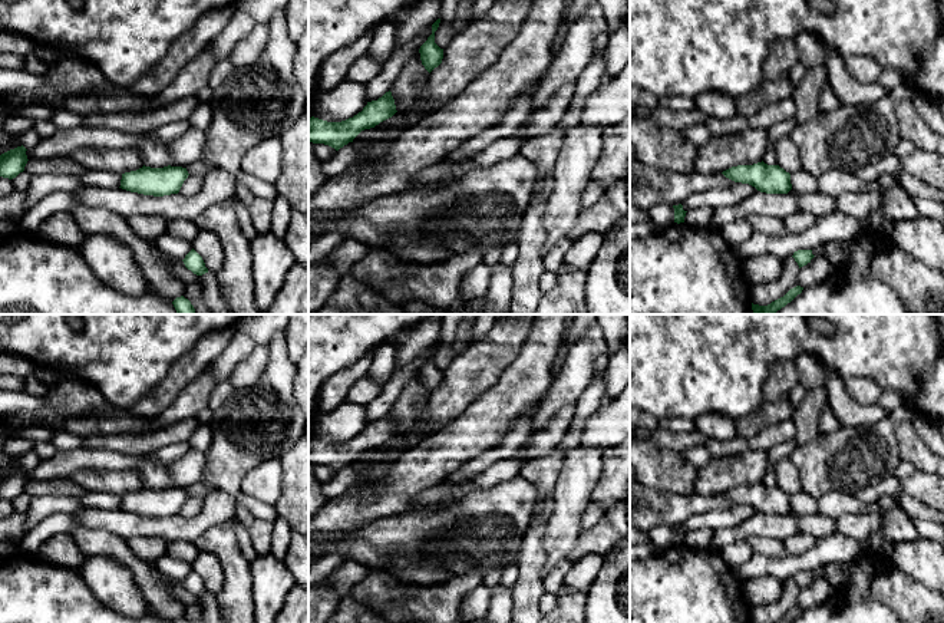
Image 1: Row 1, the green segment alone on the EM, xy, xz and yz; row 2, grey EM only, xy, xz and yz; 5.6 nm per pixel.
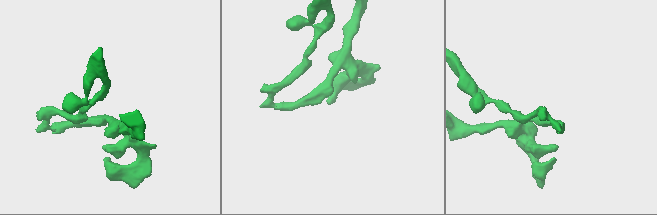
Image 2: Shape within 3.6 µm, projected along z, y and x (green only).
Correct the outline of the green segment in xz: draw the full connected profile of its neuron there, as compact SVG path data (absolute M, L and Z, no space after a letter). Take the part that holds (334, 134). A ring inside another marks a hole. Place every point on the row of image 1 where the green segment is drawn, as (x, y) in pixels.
M389 90L377 100L367 102L362 112L346 121L327 122L311 116L308 119L308 141L324 144L339 151L353 142L362 131L374 128L396 112L395 99Z

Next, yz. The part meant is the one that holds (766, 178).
M763 161L732 167L722 174L735 182L749 184L766 194L788 194L792 189L790 174L779 165L768 165Z

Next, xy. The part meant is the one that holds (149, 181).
M143 165L136 171L122 174L119 188L143 195L164 197L178 194L188 175L187 168L182 167L151 168Z

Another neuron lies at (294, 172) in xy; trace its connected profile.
M306 112L281 136L283 168L275 181L291 210L308 217L308 116Z

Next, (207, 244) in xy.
M199 230L192 248L202 257L208 271L217 274L224 264L224 248L215 233Z

